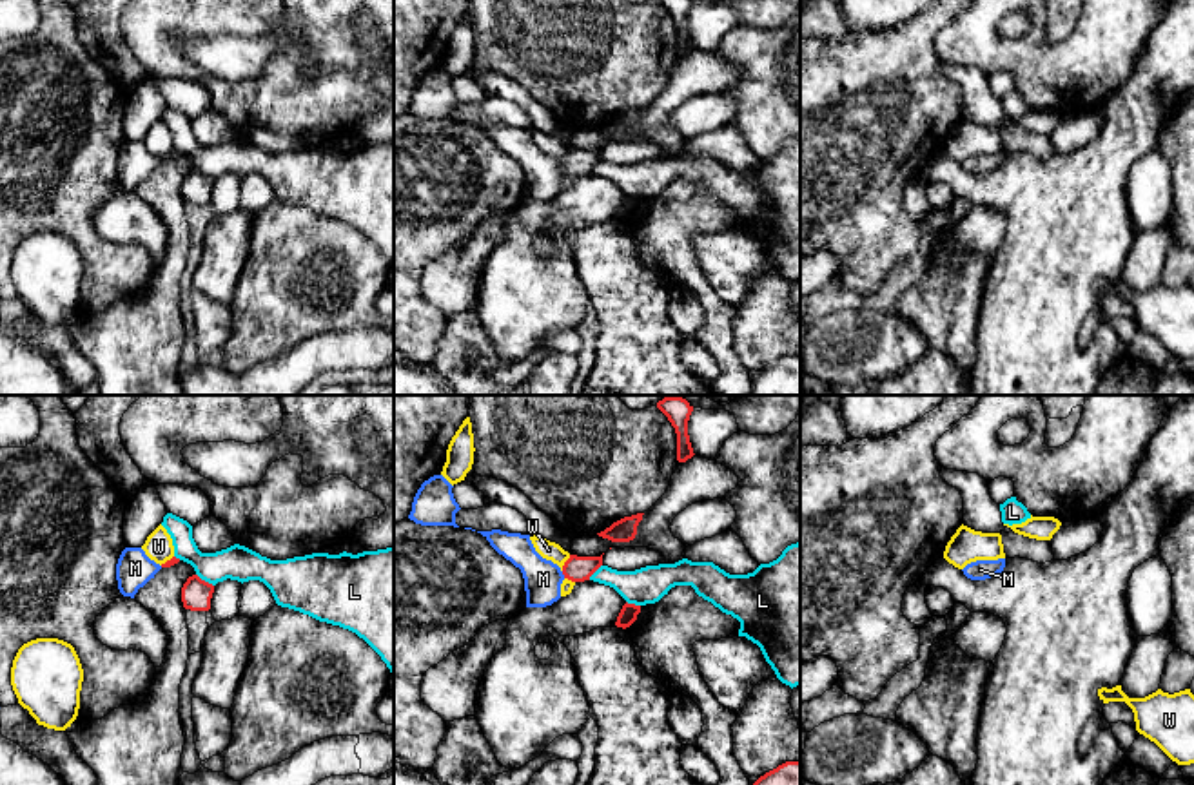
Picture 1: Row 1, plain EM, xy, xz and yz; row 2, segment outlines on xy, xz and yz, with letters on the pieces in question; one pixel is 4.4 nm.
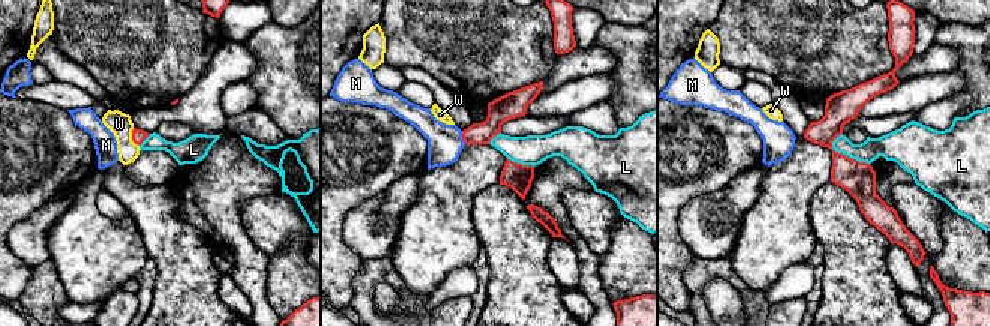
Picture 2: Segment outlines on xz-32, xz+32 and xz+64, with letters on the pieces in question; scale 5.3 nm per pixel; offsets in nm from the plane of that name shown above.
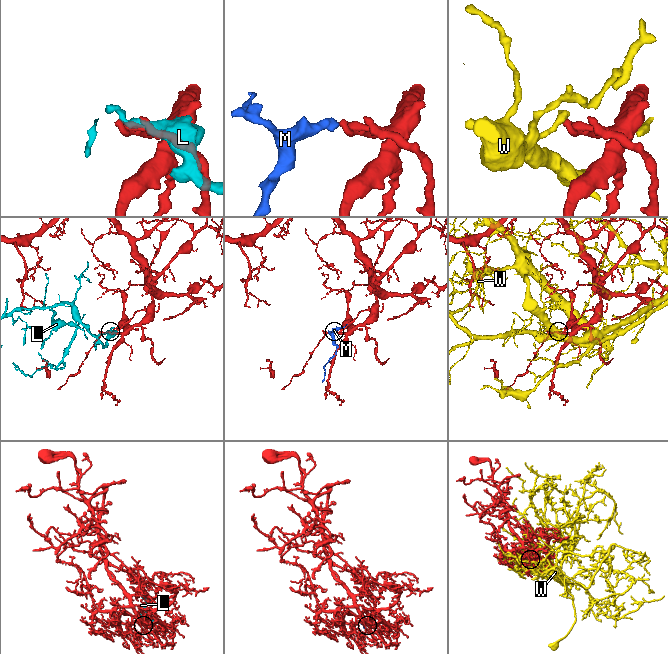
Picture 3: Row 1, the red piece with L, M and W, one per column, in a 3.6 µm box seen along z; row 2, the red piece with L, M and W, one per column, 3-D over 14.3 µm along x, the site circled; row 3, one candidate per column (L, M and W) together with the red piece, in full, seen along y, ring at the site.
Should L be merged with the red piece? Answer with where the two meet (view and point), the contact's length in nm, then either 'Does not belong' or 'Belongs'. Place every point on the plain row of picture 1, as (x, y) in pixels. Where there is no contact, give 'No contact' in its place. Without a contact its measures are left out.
Touches red at xy (204, 174). Shared border 100 nm. Does not belong

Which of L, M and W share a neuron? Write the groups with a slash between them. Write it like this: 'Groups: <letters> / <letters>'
Groups: L / M / W

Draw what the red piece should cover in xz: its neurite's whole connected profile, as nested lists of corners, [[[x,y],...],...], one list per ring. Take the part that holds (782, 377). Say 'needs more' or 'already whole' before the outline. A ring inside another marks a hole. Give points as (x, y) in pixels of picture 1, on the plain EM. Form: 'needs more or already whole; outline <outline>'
already whole; outline [[[786,355],[760,370],[751,395],[800,395],[800,355]]]

